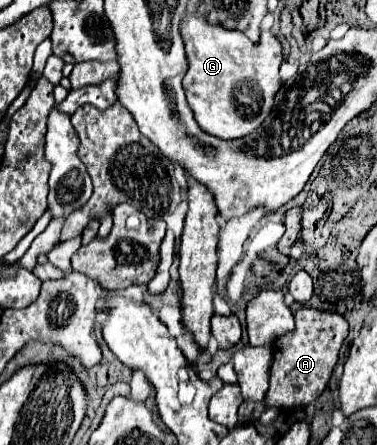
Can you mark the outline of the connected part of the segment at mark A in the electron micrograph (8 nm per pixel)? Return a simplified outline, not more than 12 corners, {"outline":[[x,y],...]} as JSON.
{"outline":[[298,310],[274,342],[264,402],[244,401],[240,421],[268,406],[308,406],[326,388],[348,322]]}

